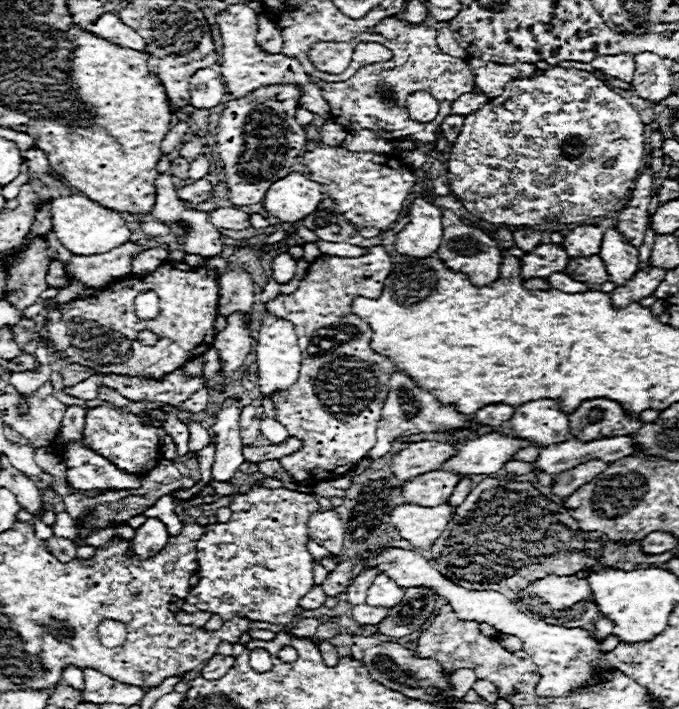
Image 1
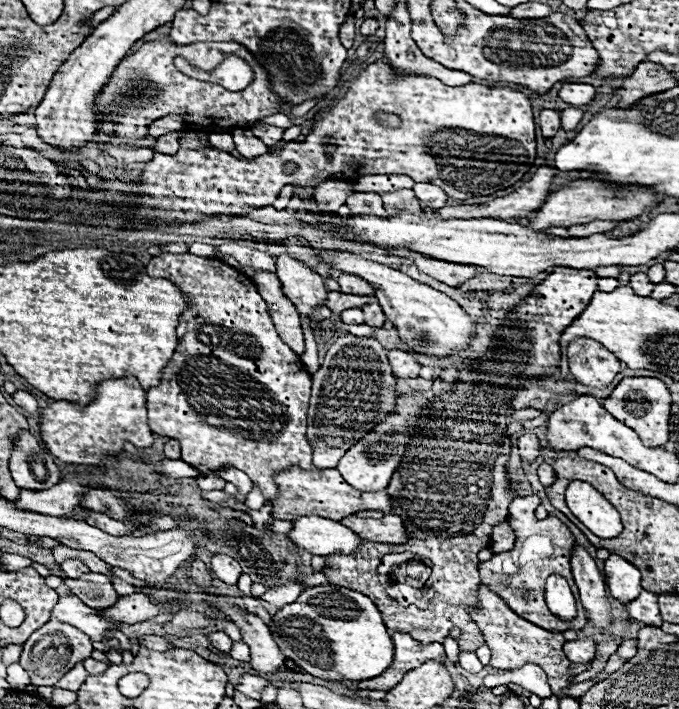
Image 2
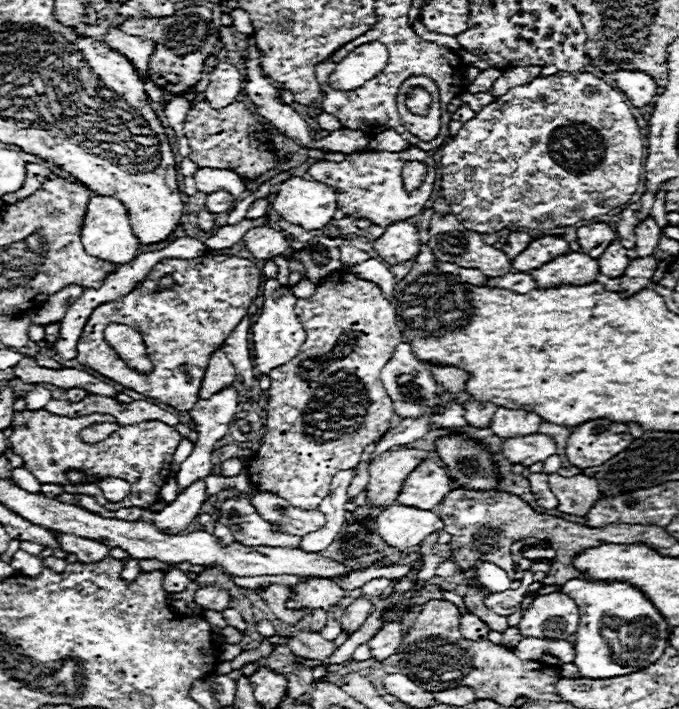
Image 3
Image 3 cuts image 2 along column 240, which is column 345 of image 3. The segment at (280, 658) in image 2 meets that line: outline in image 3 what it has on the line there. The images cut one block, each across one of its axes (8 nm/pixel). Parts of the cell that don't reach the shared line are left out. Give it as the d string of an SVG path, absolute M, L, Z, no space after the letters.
M356 598L356 600L344 610L344 614L342 614L342 618L340 618L342 630L348 632L348 634L354 634L354 632L366 622L366 618L372 614L372 610L374 610L374 606L372 606L368 600Z

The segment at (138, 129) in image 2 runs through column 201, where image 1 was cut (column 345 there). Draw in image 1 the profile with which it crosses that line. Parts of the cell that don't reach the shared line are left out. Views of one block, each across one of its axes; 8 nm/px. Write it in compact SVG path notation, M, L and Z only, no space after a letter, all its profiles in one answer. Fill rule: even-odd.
M394 16L380 20L370 32L364 32L366 40L376 40L384 44L392 52L392 60L380 64L368 64L344 82L322 82L320 88L324 92L324 100L330 104L332 118L342 124L348 132L360 128L372 128L376 134L386 140L400 140L410 136L418 142L436 142L438 128L446 116L450 116L452 102L466 94L474 92L474 74L468 68L468 62L462 58L454 58L444 54L436 46L436 30L432 26L412 26ZM352 40L350 42L314 44L310 50L310 60L322 72L342 72L350 62L354 46L356 44L352 44ZM414 92L428 92L440 104L440 114L432 122L416 122L410 118L406 110L406 98Z

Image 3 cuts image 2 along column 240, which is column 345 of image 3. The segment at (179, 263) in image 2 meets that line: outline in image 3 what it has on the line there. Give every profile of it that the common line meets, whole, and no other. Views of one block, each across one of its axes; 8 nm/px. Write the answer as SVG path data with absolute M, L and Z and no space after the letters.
M336 272L332 276L328 276L326 280L322 280L318 284L318 290L312 298L306 298L306 300L298 300L296 302L296 316L302 324L302 328L306 330L306 340L304 344L300 346L300 352L288 362L288 364L282 364L280 368L274 368L268 376L272 380L270 384L270 402L266 406L266 420L264 420L264 436L262 436L262 446L258 448L258 452L252 456L252 460L248 462L246 466L246 472L248 472L248 478L250 478L250 484L252 488L256 488L258 492L272 492L272 494L278 494L282 496L284 500L288 500L292 506L296 508L302 508L302 510L316 510L320 506L320 502L324 500L324 496L328 496L330 492L330 480L336 476L336 472L340 470L352 470L358 462L360 462L360 454L364 450L364 446L368 446L370 442L374 442L376 438L380 438L382 434L388 432L390 428L390 418L394 416L394 408L392 408L392 400L390 396L386 394L382 382L380 382L380 370L384 368L384 364L390 360L394 348L402 342L402 334L396 326L396 312L394 308L390 306L390 302L386 298L382 298L382 290L378 286L374 286L372 282L368 280L360 280L358 276L354 274L348 274L348 272Z

